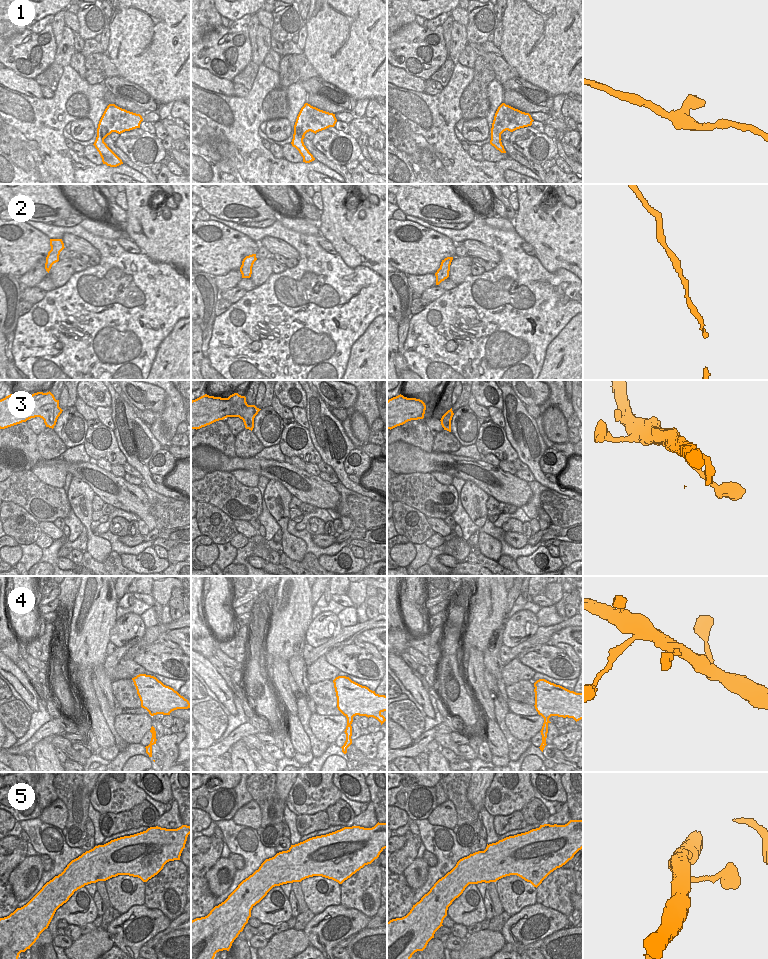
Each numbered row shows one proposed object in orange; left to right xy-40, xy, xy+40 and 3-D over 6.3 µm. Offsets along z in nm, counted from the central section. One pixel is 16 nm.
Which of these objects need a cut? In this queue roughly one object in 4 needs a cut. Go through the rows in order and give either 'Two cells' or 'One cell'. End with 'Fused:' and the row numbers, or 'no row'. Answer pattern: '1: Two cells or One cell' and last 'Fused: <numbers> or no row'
1: One cell
2: One cell
3: One cell
4: One cell
5: One cell
Fused: no row

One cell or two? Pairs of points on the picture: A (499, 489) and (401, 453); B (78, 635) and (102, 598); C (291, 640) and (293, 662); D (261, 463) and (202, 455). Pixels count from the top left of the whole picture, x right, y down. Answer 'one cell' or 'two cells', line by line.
A: one cell
B: one cell
C: two cells
D: one cell

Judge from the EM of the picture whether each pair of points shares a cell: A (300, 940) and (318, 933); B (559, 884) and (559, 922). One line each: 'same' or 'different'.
A: different
B: different

